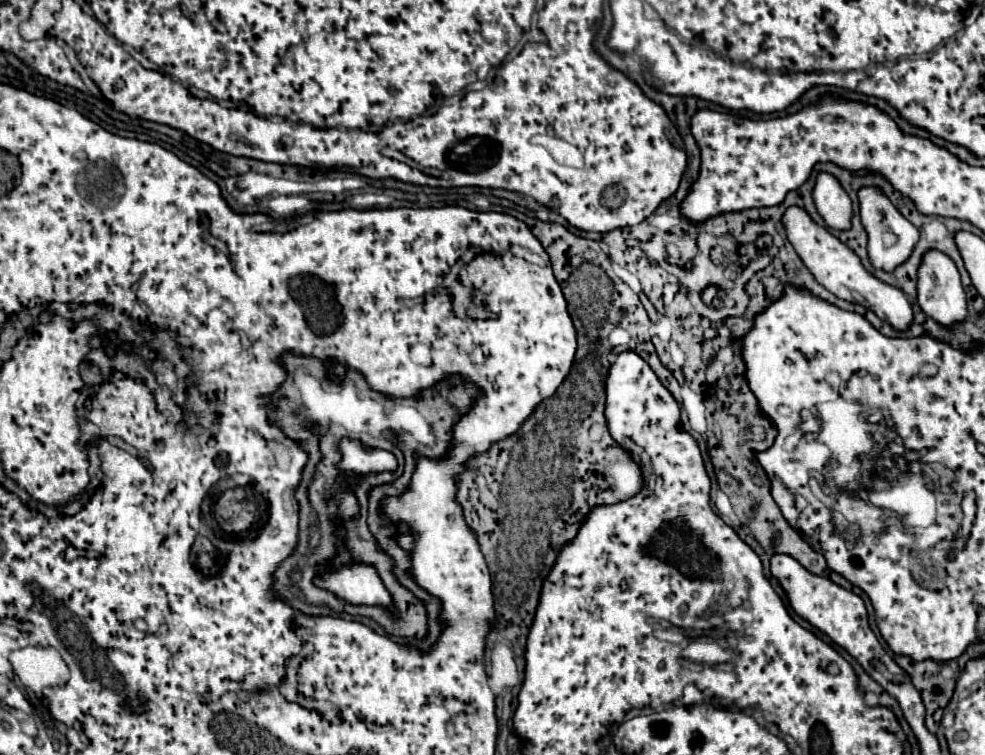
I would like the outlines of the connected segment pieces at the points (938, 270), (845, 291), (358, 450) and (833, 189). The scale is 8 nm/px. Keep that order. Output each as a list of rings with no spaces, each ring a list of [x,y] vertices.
[[[927,250],[927,254],[923,254],[917,270],[917,302],[927,316],[931,316],[943,326],[951,326],[953,322],[959,322],[967,316],[965,290],[961,286],[957,266],[947,254],[939,250]]]
[[[789,206],[785,210],[781,222],[787,230],[789,242],[793,244],[793,248],[801,256],[803,264],[811,270],[811,274],[815,276],[815,280],[821,286],[825,286],[829,292],[833,292],[841,300],[861,304],[861,306],[873,310],[883,322],[889,322],[893,328],[907,330],[907,326],[911,324],[913,312],[911,312],[911,304],[909,304],[907,296],[901,290],[897,290],[895,286],[889,286],[889,284],[881,282],[879,278],[875,278],[873,274],[869,274],[865,270],[865,266],[861,264],[859,256],[847,244],[843,244],[839,238],[835,238],[827,228],[821,228],[801,206]]]
[[[343,440],[341,442],[341,454],[343,460],[339,462],[339,468],[349,474],[349,472],[381,472],[381,470],[395,470],[397,460],[391,452],[385,450],[365,450],[361,442],[357,440]]]
[[[819,172],[813,188],[813,200],[817,212],[829,228],[847,230],[851,228],[851,198],[829,172]]]

